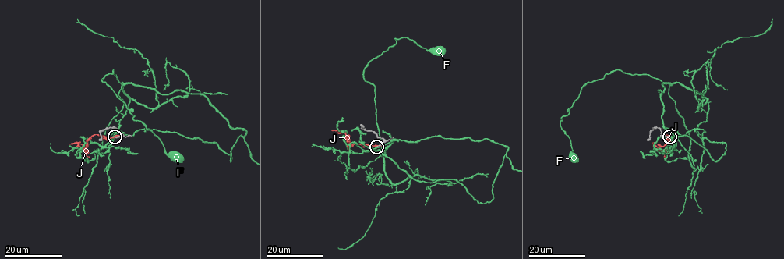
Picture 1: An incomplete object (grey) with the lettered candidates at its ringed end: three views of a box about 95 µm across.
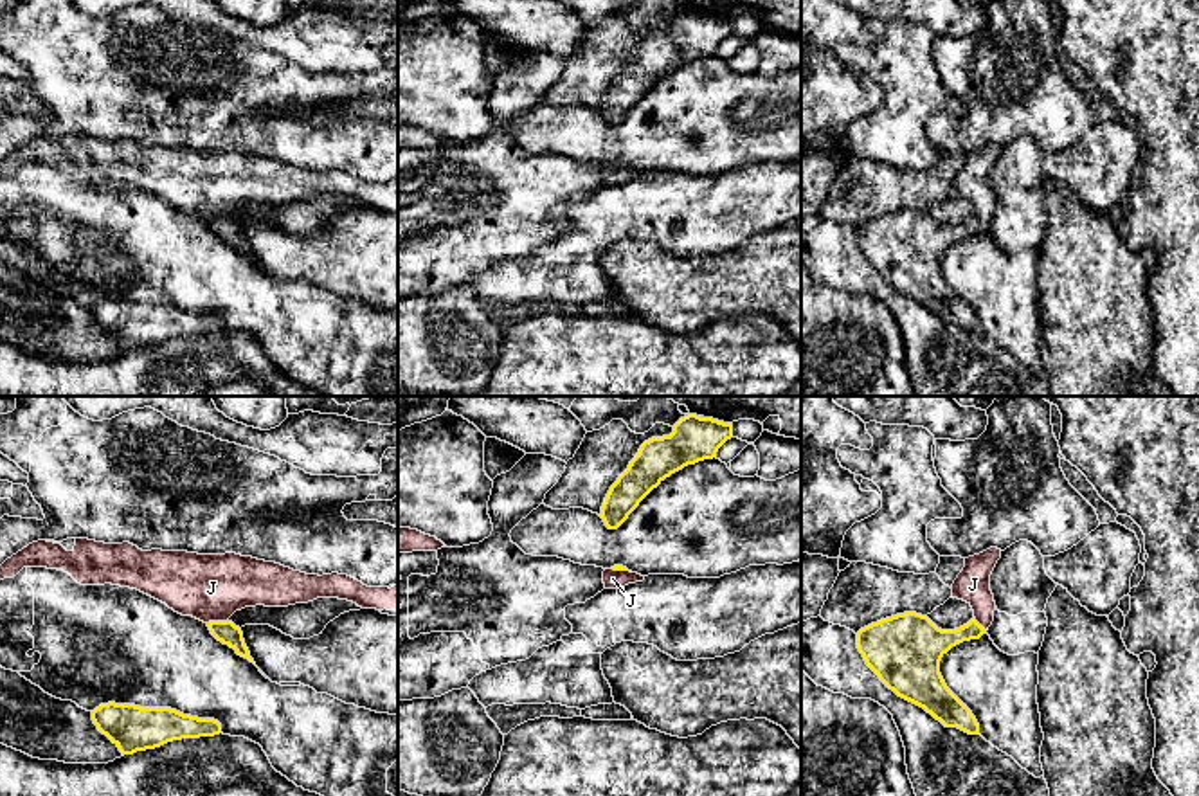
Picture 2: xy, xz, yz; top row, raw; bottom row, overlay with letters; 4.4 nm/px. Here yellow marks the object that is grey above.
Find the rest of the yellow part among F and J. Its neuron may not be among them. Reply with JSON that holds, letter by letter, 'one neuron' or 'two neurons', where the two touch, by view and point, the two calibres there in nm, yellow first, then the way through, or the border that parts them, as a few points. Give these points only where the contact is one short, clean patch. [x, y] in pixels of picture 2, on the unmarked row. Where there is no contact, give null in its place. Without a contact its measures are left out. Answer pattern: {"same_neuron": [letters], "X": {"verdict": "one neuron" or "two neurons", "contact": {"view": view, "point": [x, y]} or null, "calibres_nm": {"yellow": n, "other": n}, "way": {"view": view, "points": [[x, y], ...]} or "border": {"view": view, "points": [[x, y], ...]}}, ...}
{"same_neuron": ["F"], "F": {"verdict": "one neuron", "contact": null}, "J": {"verdict": "two neurons", "contact": {"view": "xy", "point": [216, 218]}, "calibres_nm": {"yellow": 100, "other": 300}, "border": {"view": "xy", "points": [[227, 215], [207, 220]]}}}

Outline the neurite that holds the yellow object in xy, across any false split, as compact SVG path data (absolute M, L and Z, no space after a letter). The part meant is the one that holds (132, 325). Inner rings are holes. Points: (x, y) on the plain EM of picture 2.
M101 301L92 308L92 317L122 351L155 346L173 337L221 330L221 321L214 315L198 315L171 304L140 304L135 301Z

